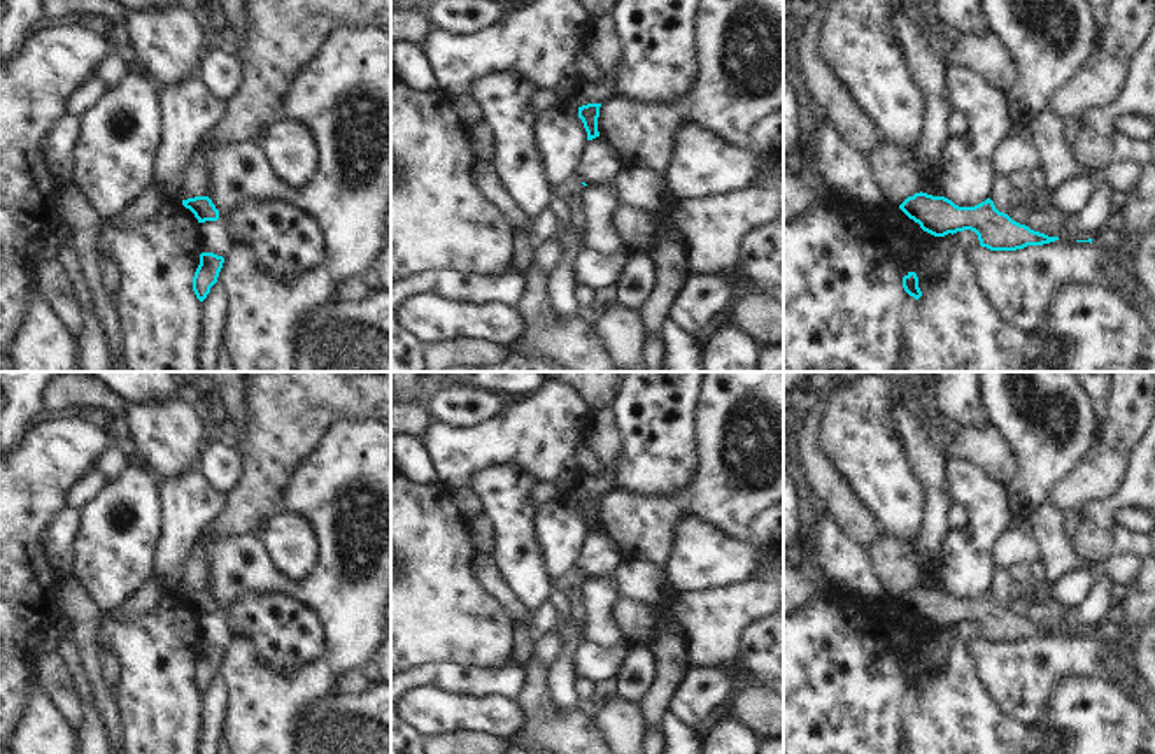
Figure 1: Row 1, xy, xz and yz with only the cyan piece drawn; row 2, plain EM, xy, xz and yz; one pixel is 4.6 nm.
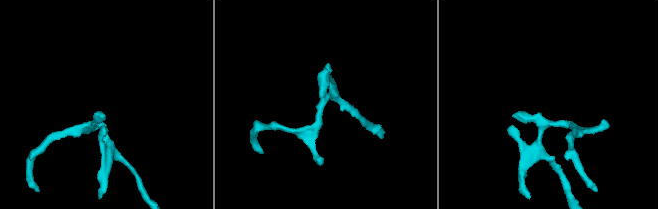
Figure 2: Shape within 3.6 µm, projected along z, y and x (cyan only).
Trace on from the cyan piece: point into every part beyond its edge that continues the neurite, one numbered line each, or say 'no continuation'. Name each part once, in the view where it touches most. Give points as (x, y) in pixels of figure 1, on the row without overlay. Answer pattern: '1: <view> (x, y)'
no continuation.

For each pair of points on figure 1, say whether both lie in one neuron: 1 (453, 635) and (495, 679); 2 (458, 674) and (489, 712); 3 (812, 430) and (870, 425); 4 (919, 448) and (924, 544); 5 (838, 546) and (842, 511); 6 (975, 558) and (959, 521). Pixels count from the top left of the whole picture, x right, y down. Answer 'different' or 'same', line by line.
1: different
2: different
3: different
4: same
5: different
6: different

